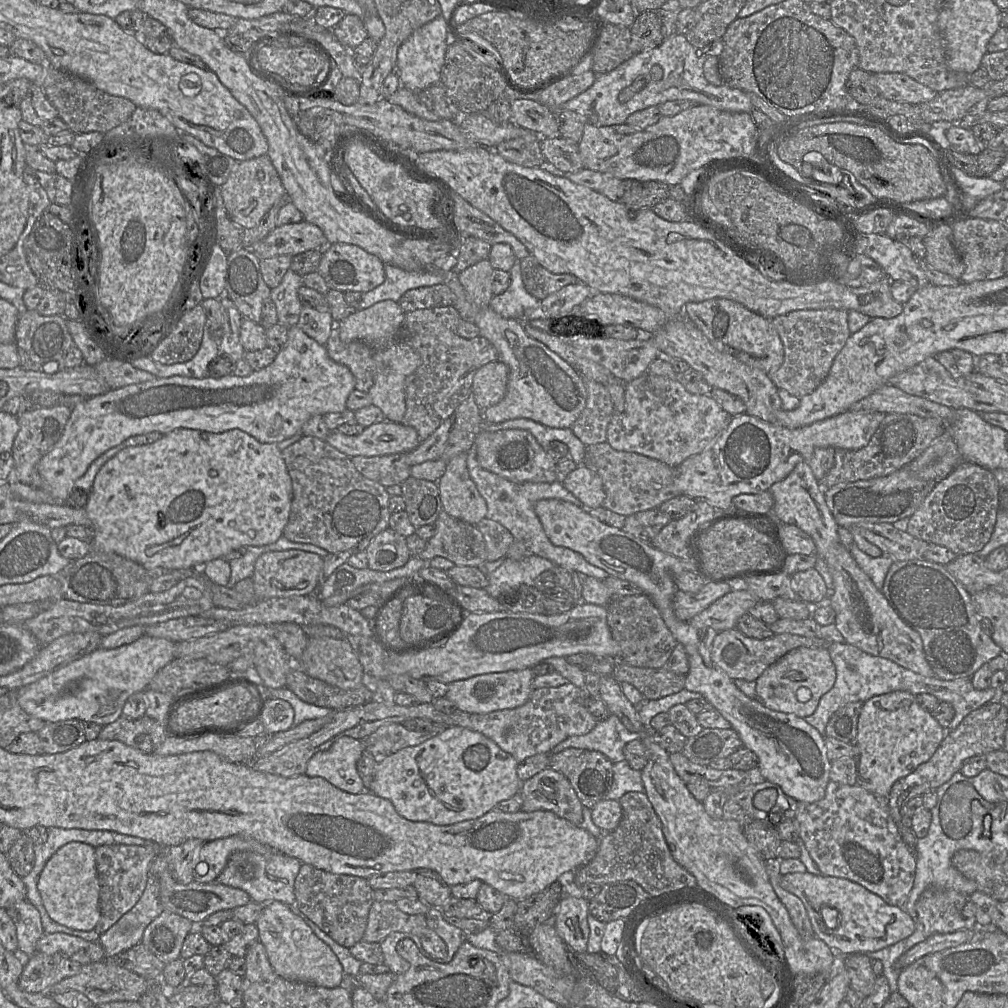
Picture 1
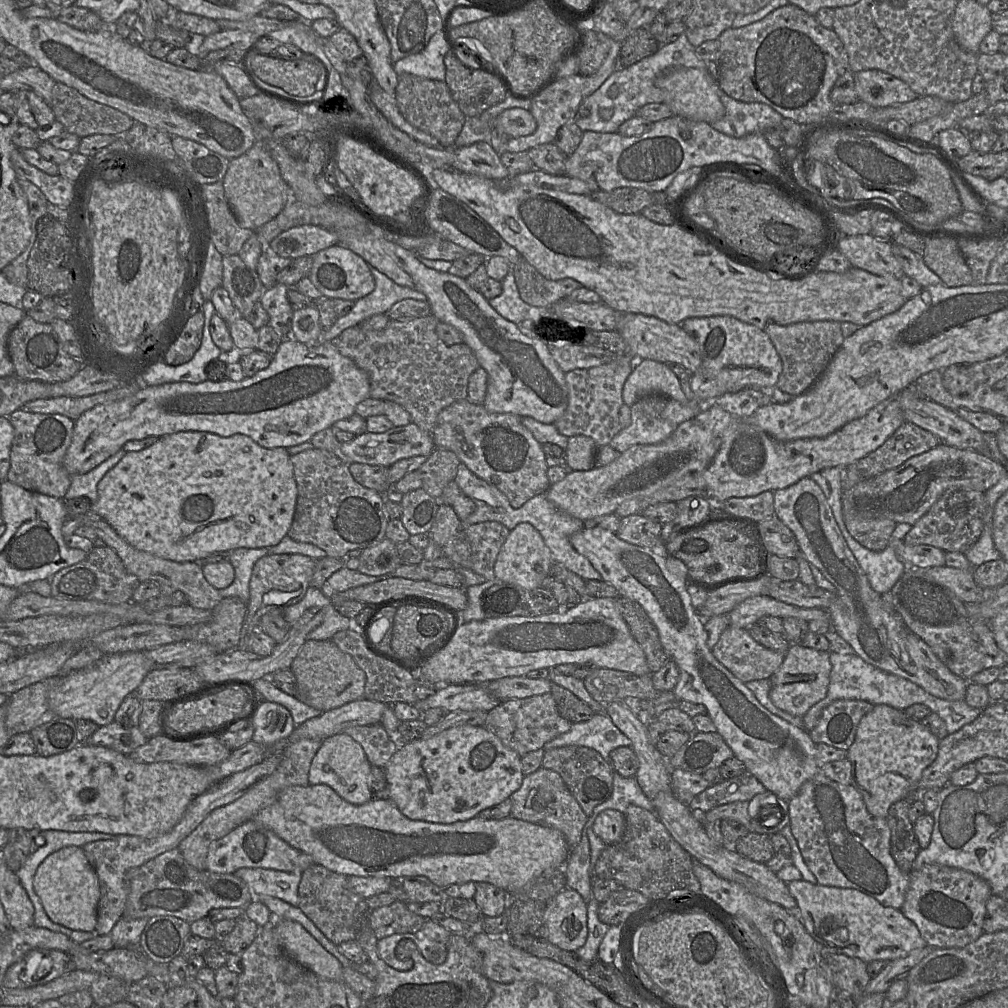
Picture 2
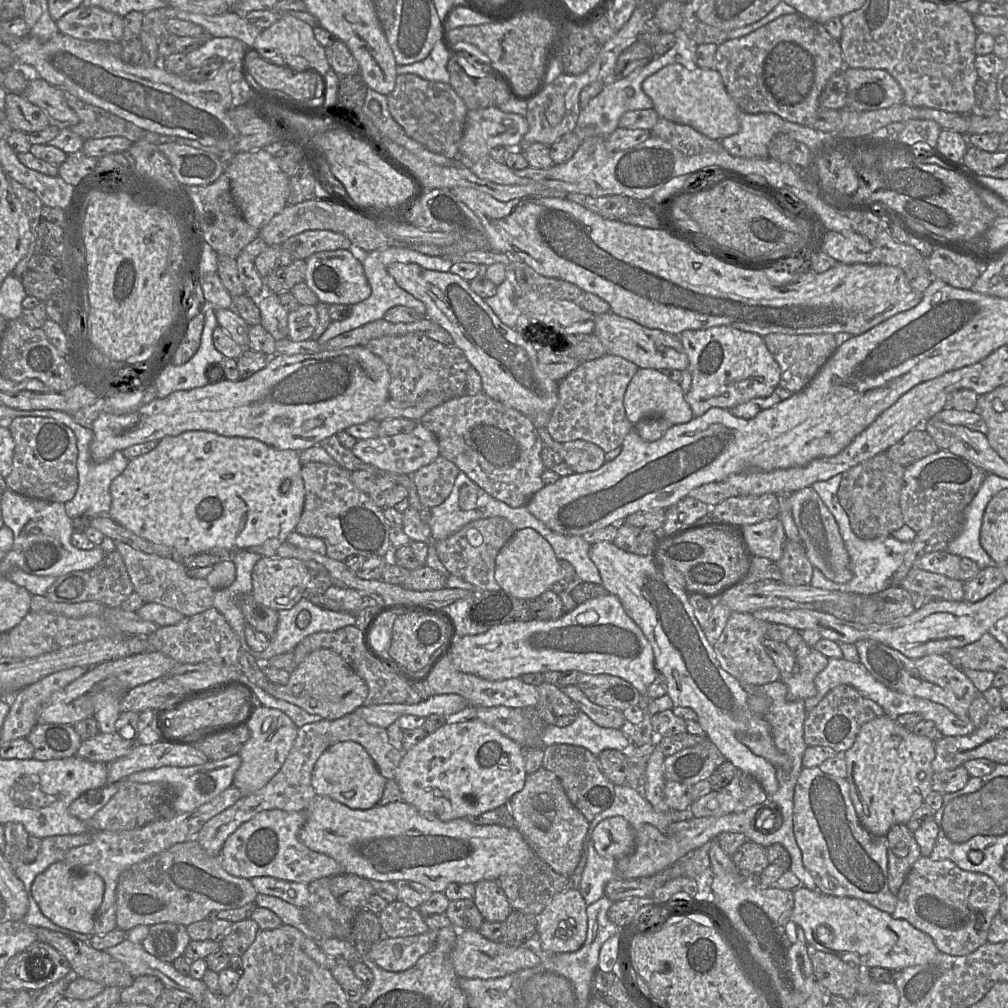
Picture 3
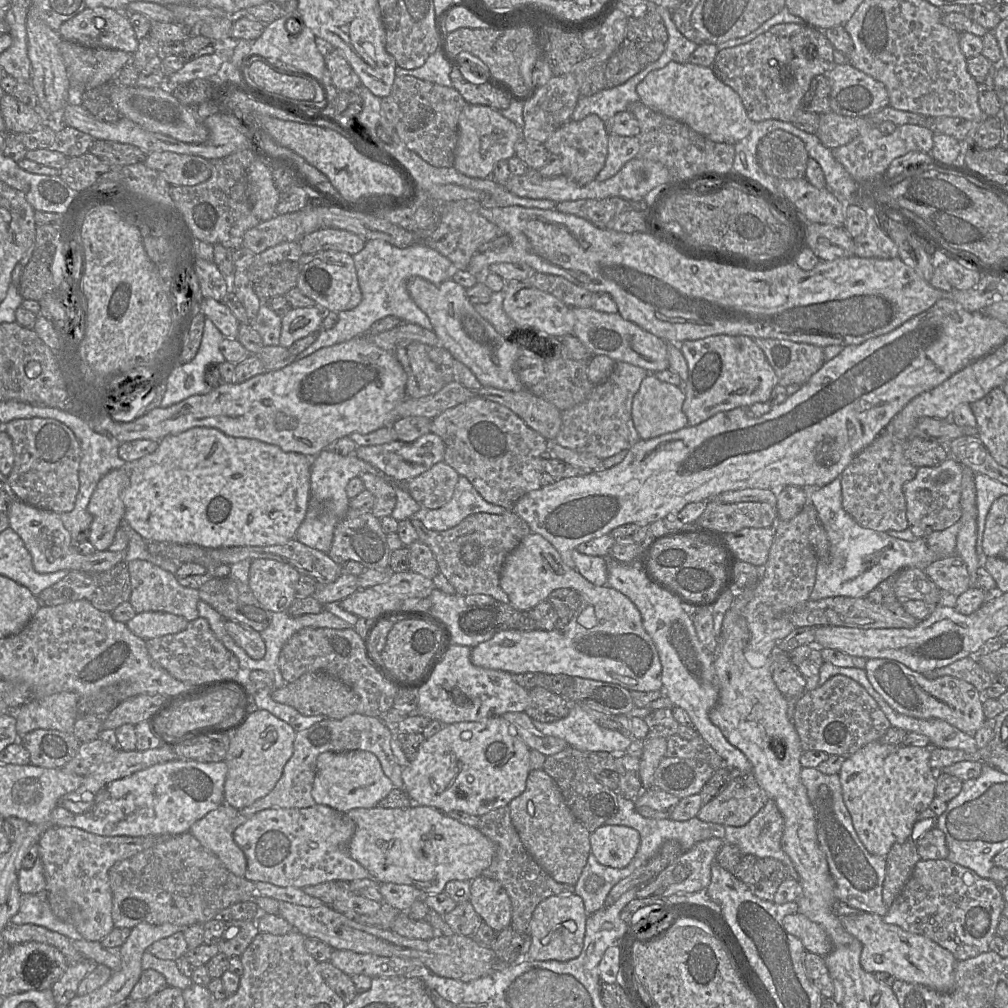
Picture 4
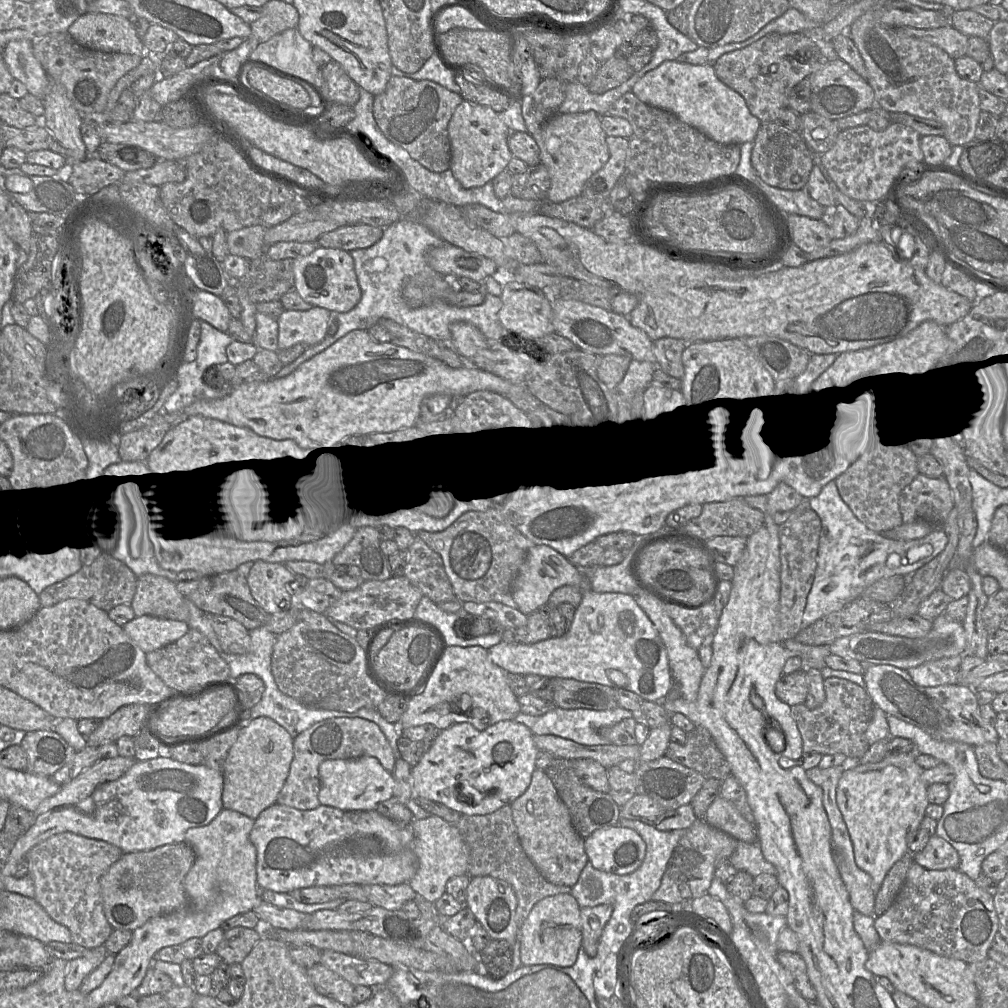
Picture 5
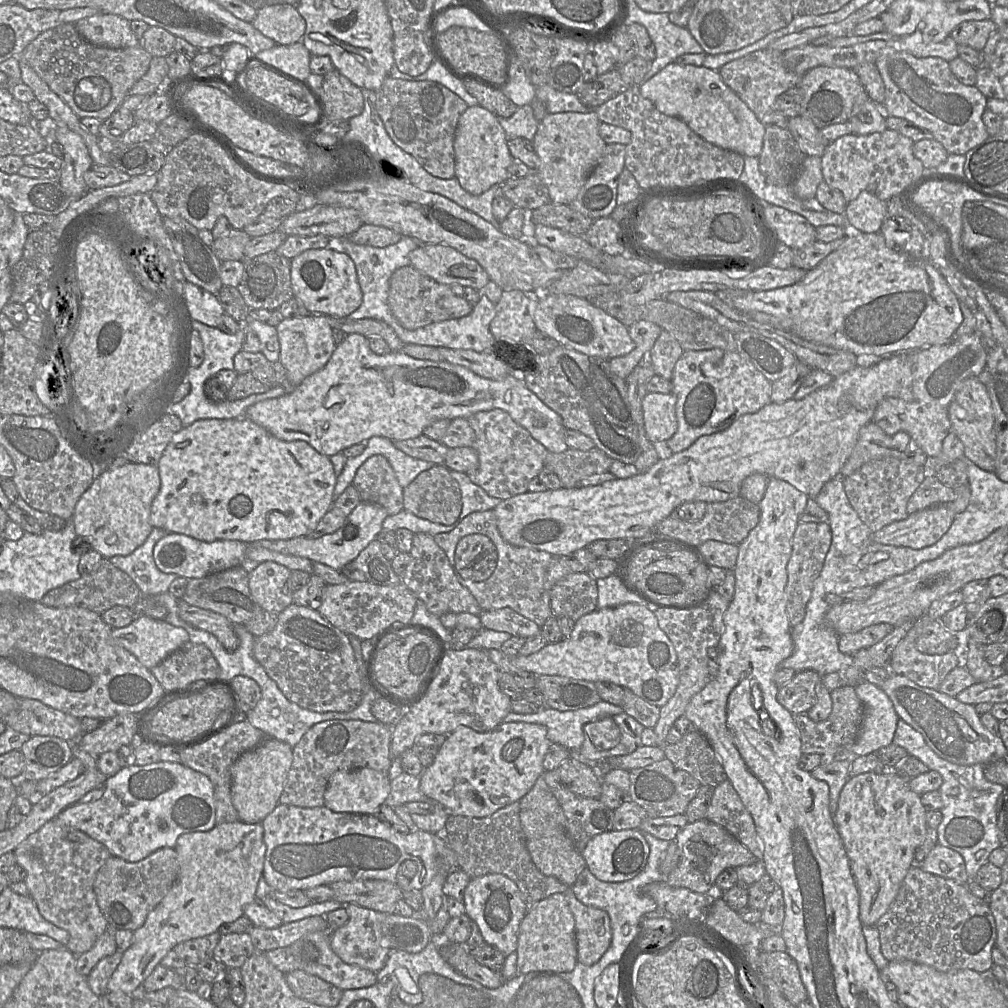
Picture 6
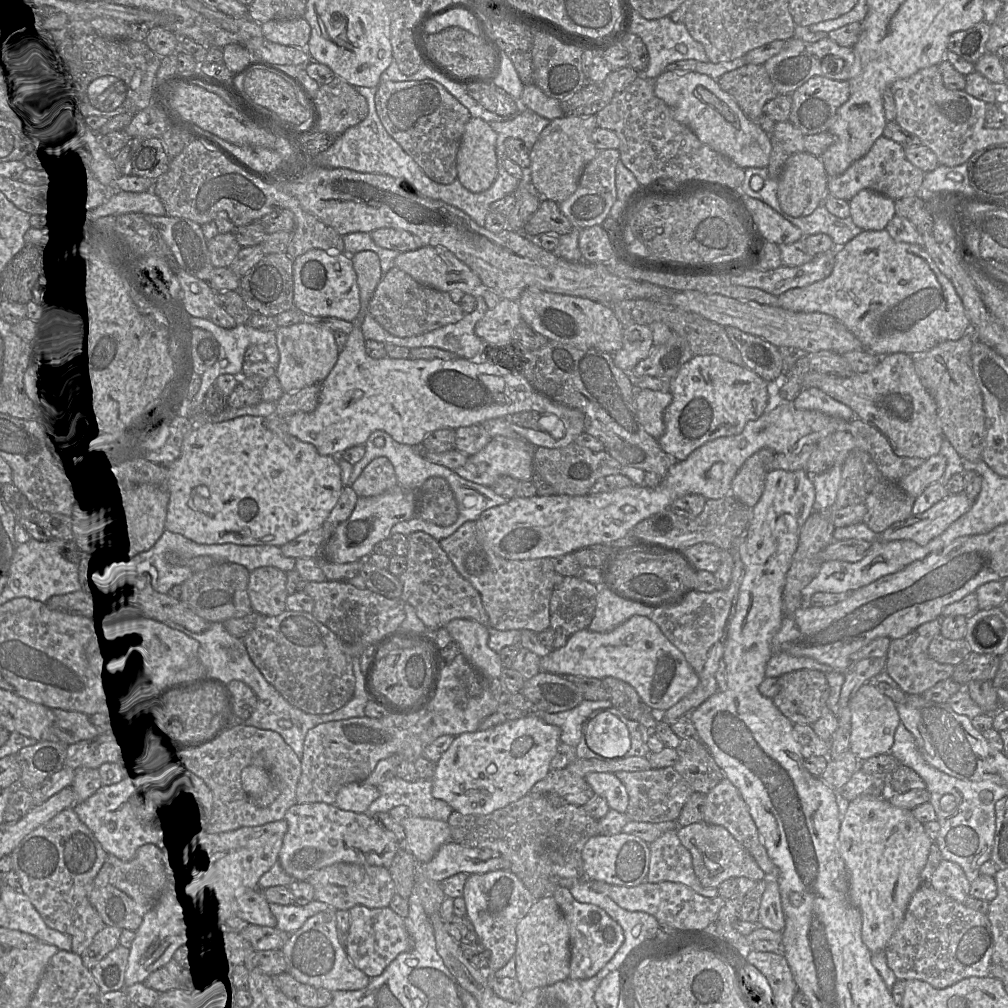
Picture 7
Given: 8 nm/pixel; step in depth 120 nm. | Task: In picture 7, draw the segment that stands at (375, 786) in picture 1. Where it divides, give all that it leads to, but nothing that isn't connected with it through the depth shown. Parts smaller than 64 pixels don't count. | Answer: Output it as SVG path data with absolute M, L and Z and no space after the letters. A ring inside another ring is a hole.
M527 715L489 728L485 731L456 736L437 762L432 778L432 796L443 800L463 815L488 815L515 802L528 793L550 770L550 762L557 752L561 736L558 726L546 723L540 716Z

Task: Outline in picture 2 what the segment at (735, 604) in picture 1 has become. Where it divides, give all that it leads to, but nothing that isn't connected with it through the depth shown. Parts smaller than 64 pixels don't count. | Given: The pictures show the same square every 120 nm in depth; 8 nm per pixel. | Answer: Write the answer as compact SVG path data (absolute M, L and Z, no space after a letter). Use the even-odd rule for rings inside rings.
M770 596L750 597L727 614L729 625L739 628L749 628L756 624L760 618L774 616L781 619L794 617L806 622L829 618L827 611L817 608L803 608L786 604Z

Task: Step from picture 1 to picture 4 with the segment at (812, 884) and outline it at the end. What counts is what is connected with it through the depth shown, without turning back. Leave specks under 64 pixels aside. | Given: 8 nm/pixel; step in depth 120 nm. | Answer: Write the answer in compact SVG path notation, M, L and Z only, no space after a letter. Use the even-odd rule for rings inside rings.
M797 912L786 915L782 921L783 928L798 938L807 952L825 957L832 950L831 941L824 929ZM860 912L838 917L844 929L861 942L860 965L866 972L886 972L896 980L919 984L942 993L953 990L957 959L949 950L926 936L887 924L883 917L873 913Z

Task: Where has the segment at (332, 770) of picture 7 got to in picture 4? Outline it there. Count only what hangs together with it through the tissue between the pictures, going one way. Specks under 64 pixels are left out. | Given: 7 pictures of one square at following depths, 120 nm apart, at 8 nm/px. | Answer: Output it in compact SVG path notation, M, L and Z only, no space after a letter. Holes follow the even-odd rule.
M354 713L341 720L325 719L310 728L296 732L293 754L285 764L282 775L275 787L263 798L239 811L236 827L244 824L255 813L269 808L308 808L316 805L311 791L316 774L317 757L324 752L348 752L363 750L373 753L379 760L384 774L393 786L403 788L402 767L398 764L392 749L393 728L387 726L382 719Z

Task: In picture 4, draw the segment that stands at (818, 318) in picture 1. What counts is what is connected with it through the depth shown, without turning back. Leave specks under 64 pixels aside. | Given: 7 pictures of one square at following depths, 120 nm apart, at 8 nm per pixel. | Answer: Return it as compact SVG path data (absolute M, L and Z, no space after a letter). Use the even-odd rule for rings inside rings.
M773 338L754 339L773 368L778 384L804 385L826 362L823 348Z

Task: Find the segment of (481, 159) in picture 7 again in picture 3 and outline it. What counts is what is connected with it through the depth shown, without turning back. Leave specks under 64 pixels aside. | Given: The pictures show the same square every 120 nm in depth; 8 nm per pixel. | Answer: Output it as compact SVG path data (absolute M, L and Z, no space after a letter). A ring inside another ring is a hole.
M498 107L468 110L458 157L470 165L489 155L496 146L504 146L507 149L520 148L521 141L528 130L529 124L525 117L515 113L504 113Z

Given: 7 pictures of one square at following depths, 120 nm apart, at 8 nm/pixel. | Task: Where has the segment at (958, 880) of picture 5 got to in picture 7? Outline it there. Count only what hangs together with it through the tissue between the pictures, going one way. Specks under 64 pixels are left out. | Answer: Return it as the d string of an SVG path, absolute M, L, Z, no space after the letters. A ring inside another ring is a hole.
M922 884L912 896L905 917L885 948L887 964L898 980L922 980L937 989L968 977L987 977L994 938L988 915Z

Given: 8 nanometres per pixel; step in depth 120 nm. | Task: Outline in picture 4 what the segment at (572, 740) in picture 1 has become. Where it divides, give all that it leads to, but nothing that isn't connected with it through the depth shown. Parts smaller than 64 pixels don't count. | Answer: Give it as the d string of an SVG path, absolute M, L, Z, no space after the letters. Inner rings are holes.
M571 705L568 715L560 720L550 723L533 720L533 724L543 734L563 739L569 746L586 753L625 754L633 740L616 730L600 726L580 705Z

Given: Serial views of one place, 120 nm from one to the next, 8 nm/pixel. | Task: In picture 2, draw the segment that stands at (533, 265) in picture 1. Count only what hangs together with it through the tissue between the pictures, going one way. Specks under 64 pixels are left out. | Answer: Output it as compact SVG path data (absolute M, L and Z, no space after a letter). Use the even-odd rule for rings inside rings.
M521 256L514 264L514 278L521 299L533 308L546 308L583 287L572 278L547 279Z

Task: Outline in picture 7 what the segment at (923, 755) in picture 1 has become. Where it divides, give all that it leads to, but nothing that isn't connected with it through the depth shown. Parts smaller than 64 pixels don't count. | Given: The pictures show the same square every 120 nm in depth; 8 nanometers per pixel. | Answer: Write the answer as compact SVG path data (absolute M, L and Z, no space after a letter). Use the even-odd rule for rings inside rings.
M860 796L845 804L839 849L849 872L851 902L862 915L862 941L871 953L885 951L888 941L902 923L912 896L922 885L921 872L932 843L924 824L914 817L911 810L892 805L884 796Z

